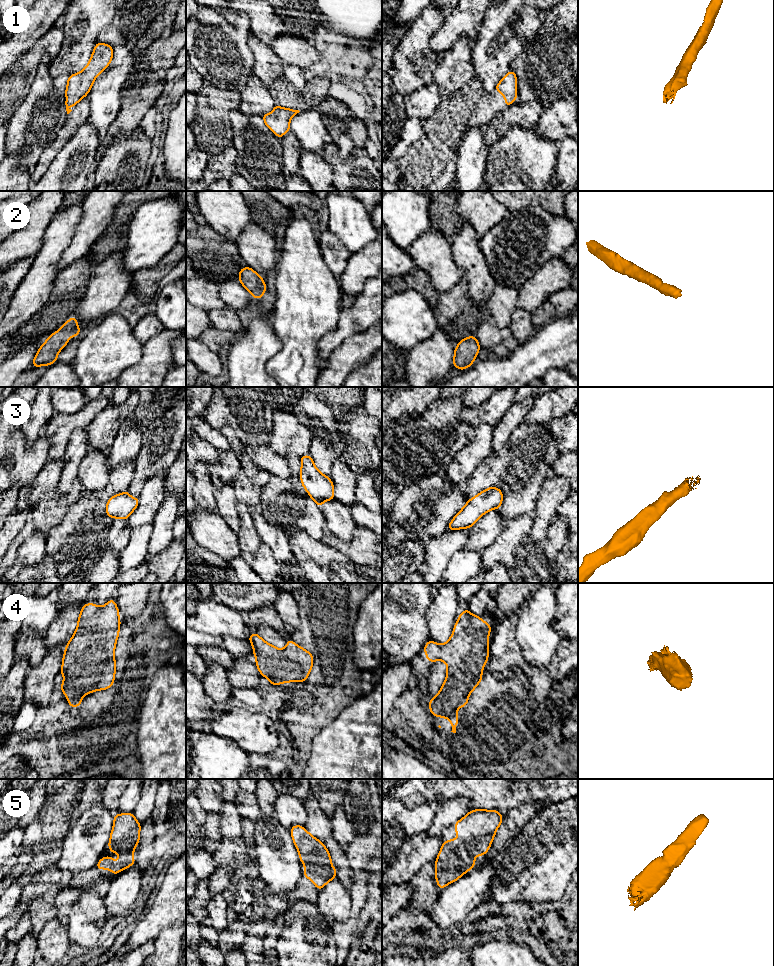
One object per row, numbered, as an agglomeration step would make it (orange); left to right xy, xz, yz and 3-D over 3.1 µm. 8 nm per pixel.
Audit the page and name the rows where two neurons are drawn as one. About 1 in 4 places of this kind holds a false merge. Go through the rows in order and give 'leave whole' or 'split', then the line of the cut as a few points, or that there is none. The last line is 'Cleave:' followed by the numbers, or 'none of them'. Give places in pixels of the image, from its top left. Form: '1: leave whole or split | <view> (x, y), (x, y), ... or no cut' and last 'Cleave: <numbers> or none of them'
1: leave whole | no cut
2: leave whole | no cut
3: leave whole | no cut
4: leave whole | no cut
5: leave whole | no cut
Cleave: none of them

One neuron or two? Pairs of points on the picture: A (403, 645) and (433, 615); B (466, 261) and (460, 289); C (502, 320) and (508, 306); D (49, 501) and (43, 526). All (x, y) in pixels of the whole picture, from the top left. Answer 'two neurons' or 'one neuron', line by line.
A: two neurons
B: two neurons
C: one neuron
D: one neuron

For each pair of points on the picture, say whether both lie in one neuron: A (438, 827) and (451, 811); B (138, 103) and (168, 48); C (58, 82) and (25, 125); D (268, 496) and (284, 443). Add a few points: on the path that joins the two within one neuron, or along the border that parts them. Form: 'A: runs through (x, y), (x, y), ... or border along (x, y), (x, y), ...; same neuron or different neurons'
A: runs through (439, 823), (447, 815); same neuron
B: runs through (150, 89), (158, 76), (158, 62); same neuron
C: runs through (49, 93), (44, 106), (36, 114); same neuron
D: border along (284, 456), (287, 453), (295, 453), (300, 456); different neurons

